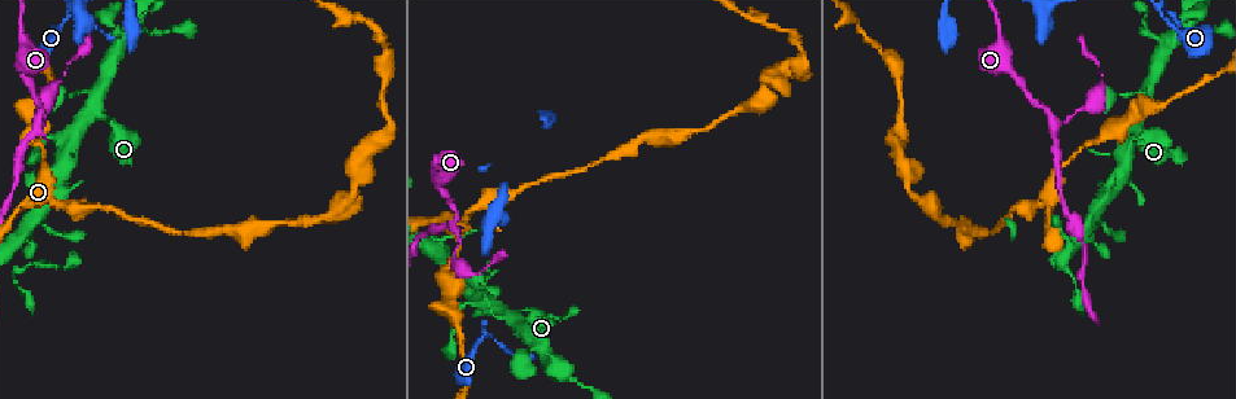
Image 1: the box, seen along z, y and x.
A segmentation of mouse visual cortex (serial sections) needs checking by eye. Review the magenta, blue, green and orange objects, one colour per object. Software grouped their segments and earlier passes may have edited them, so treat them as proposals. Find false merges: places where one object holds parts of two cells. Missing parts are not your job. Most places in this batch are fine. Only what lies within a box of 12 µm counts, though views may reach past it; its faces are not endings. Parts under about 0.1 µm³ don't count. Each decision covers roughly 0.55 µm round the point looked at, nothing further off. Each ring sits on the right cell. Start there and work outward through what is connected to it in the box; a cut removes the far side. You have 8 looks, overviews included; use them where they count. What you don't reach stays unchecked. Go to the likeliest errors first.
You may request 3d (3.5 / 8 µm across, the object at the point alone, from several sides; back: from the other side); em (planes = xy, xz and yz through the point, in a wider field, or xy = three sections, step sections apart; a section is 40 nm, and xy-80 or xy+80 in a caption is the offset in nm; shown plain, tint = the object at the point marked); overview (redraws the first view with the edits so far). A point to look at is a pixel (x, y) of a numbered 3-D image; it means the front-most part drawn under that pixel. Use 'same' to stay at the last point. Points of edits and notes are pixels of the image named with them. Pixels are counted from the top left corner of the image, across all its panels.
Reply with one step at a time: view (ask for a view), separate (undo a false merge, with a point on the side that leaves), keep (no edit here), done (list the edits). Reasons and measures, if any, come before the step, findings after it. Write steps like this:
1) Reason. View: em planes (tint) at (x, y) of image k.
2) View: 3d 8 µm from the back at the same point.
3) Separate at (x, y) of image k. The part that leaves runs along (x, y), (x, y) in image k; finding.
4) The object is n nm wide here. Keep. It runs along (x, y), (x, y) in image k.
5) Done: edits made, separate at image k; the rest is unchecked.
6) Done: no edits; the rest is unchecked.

Abrupt turn. View: 3d 3.5 µm from the back at (486, 335) of image 1.

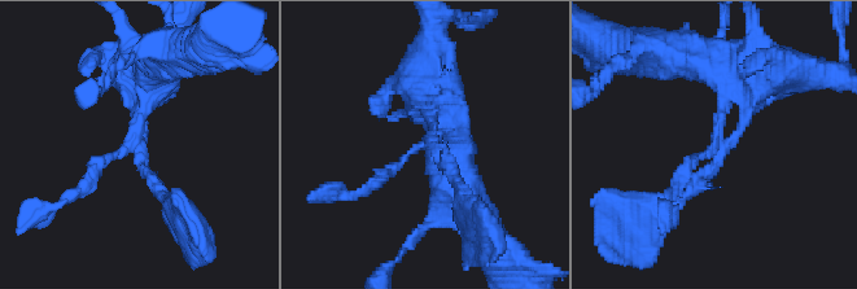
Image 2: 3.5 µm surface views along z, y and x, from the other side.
Keep. It runs along (176, 211), (132, 148), (88, 179) in image 2; one cell here.

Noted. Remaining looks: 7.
Sudden change in width. View: 3d 3.5 µm at (1158, 103) of image 1.

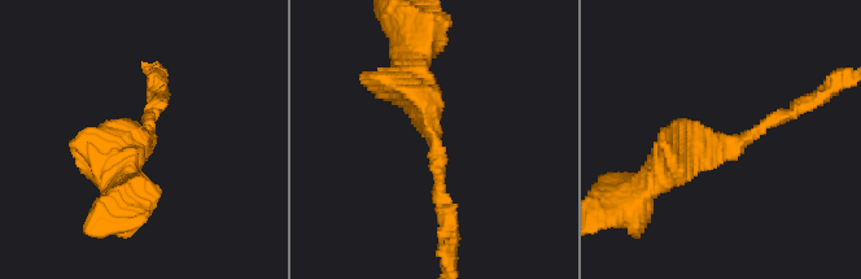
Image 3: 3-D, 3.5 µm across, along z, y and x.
Need the tissue. View: em planes (tint) at (436, 138) of image 3.

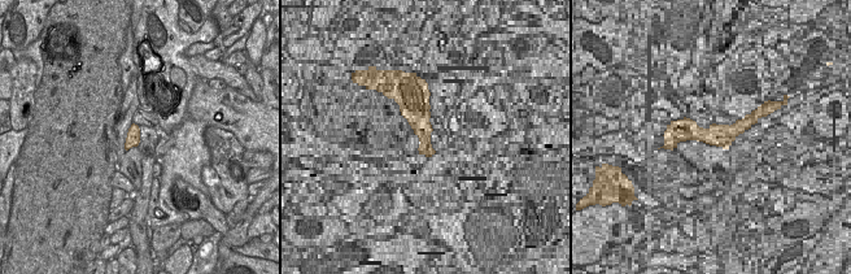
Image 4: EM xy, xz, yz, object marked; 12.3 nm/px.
The arms are 150, 450 nm wide. Keep. Continuous, no second cell.

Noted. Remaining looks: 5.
View: 3d 3.5 µm at (39, 123) of image 1.

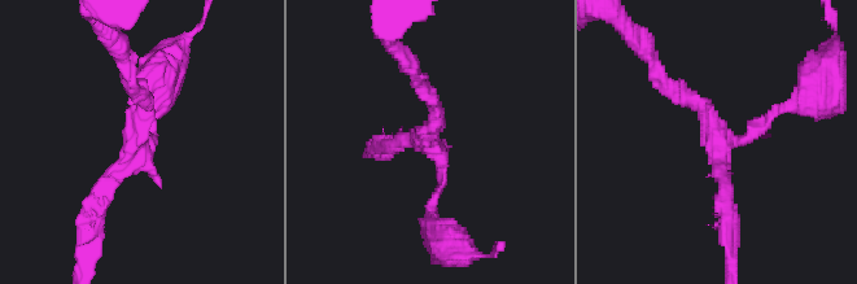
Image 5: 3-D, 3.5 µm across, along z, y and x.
View: em xy step 2 (tint) at (137, 139) of image 5.

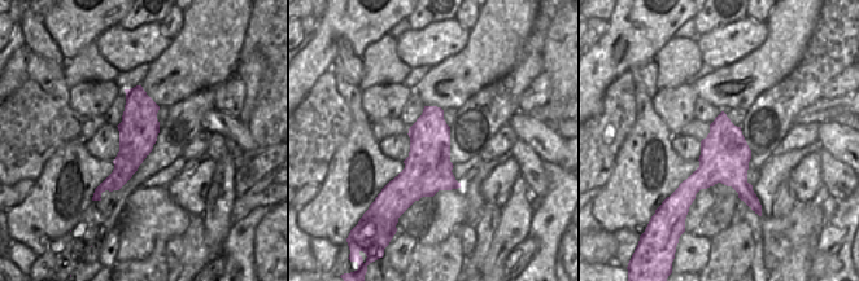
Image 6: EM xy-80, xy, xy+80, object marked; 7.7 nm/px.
Keep. It runs along (667, 84), (720, 140), (743, 140), (786, 108) in image 5; continuous, no second cell.

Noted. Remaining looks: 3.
Done: no edits; the rest is unchecked.

